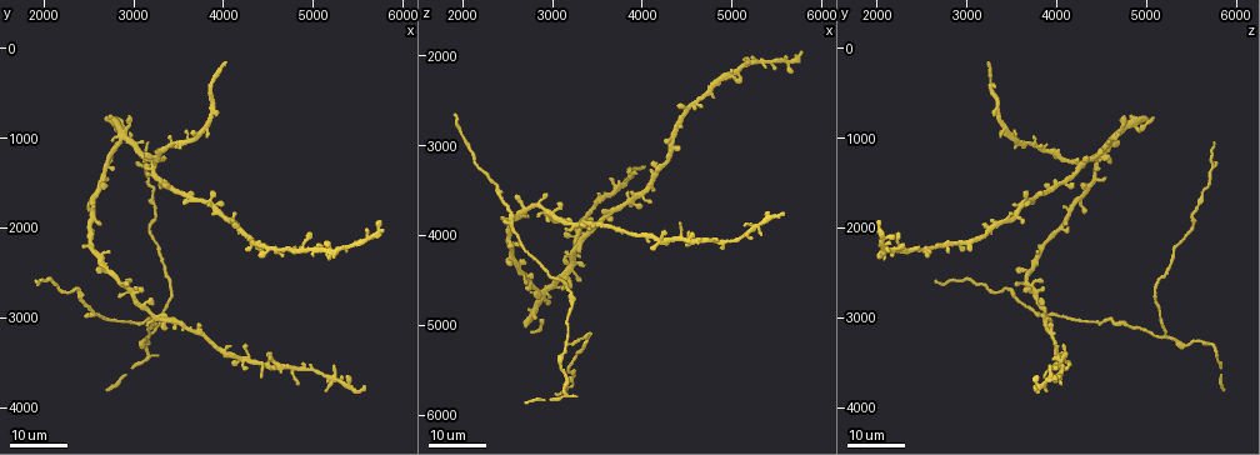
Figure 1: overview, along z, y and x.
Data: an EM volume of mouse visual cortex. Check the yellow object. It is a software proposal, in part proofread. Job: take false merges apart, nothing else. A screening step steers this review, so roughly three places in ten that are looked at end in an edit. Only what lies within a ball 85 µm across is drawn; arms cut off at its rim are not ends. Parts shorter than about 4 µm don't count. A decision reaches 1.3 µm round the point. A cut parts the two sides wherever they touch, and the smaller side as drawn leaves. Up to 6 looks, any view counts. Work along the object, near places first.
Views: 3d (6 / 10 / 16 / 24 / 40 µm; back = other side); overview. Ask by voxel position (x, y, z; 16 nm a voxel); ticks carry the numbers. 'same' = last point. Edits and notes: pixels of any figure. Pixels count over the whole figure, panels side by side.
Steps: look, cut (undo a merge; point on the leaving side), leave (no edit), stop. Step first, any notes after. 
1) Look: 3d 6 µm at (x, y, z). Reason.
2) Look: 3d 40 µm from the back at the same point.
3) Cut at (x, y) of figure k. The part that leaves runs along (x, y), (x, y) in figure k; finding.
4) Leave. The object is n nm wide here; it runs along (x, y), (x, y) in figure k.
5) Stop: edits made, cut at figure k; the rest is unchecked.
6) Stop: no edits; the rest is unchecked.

Look: 3d 24 µm at (3250, 1600, 5600).

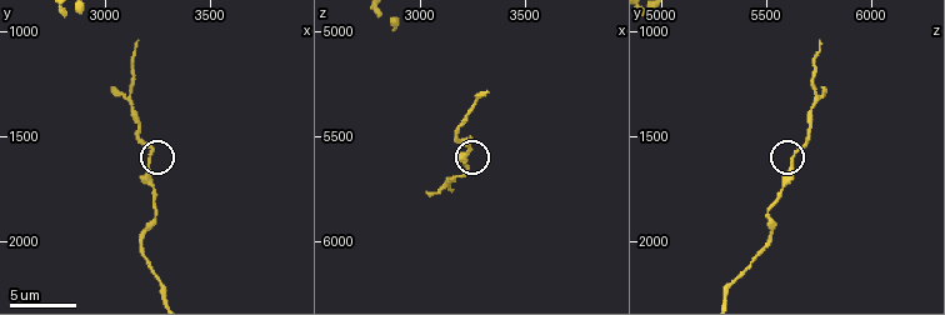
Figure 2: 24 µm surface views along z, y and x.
Look: 3d 6 µm at (3200, 1640, 5630). Zoom in.

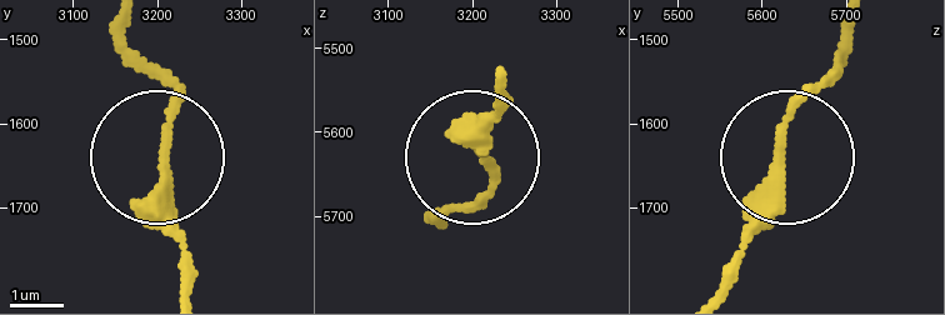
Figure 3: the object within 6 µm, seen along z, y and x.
Leave. It runs along (509, 93), (483, 124), (483, 190), (441, 218) in figure 3; continuous, no second cell.

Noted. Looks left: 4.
Look: 3d 16 µm at (2700, 2450, 3650). Three arms meet.

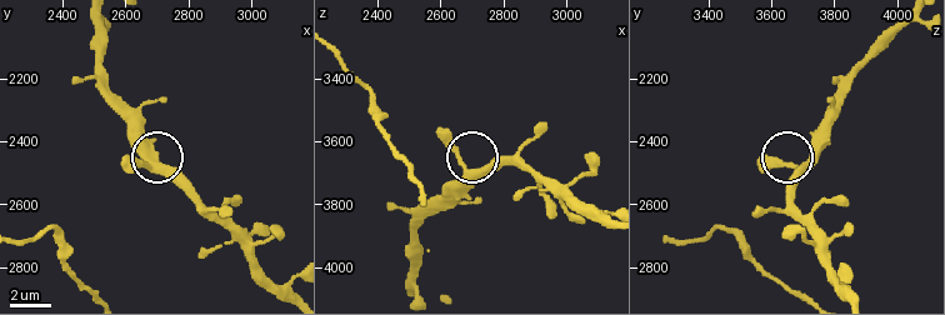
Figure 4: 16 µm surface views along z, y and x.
Look: 3d 6 µm at (2680, 2490, 3680).

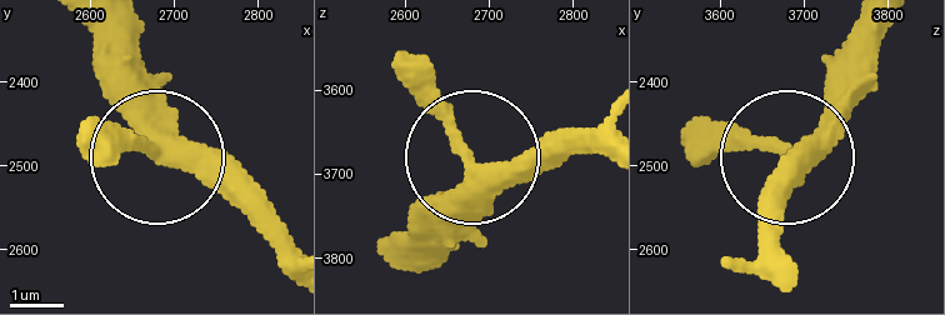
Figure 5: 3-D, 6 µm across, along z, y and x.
Leave. The side arm is 59 µm long; it runs along (399, 251), (475, 166), (605, 149) in figure 5; one cell here.

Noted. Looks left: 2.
Look: 3d 16 µm at (3150, 3200, 5200).

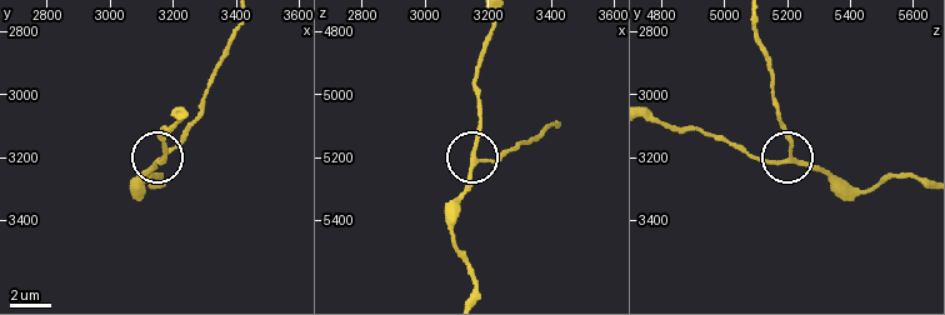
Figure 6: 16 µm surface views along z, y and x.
Look: 3d 6 µm at (3170, 3200, 5210). Closer look.

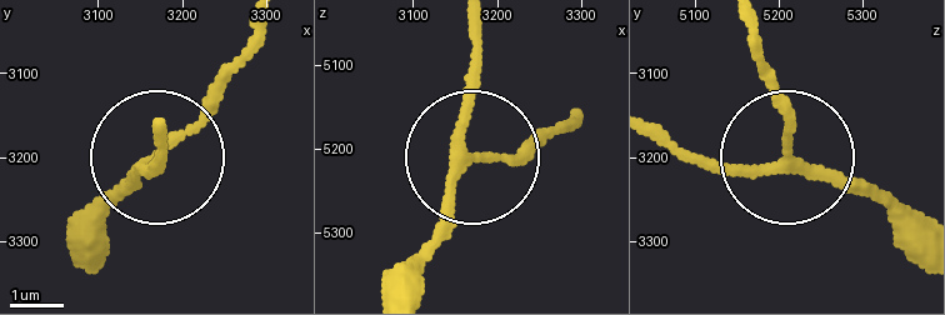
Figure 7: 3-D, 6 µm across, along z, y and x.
Leave. The object is 180 nm wide here; it runs along (471, 33), (454, 208), (391, 284) in figure 7; one cell here.

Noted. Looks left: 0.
Stop: no edits; the rest is unchecked.

